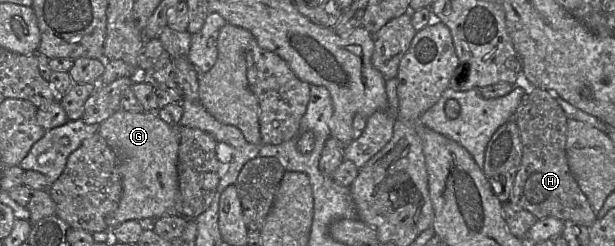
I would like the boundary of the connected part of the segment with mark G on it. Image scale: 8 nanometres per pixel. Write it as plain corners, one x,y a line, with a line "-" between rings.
118,110
100,124
101,137
115,152
122,179
123,192
118,208
106,217
110,229
125,221
147,222
167,215
181,215
181,194
178,184
179,126
162,121
157,112

